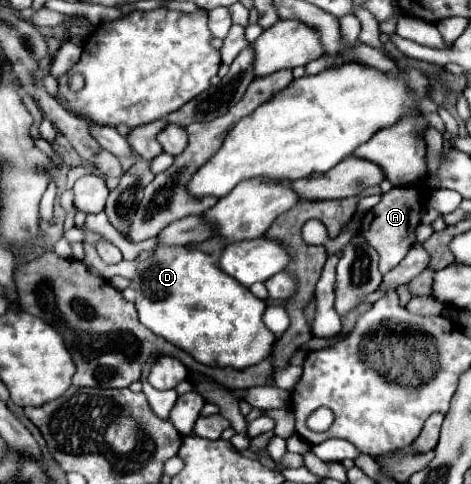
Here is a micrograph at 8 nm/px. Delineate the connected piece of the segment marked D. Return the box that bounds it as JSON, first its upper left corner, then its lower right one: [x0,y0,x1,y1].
[132,245,276,369]

